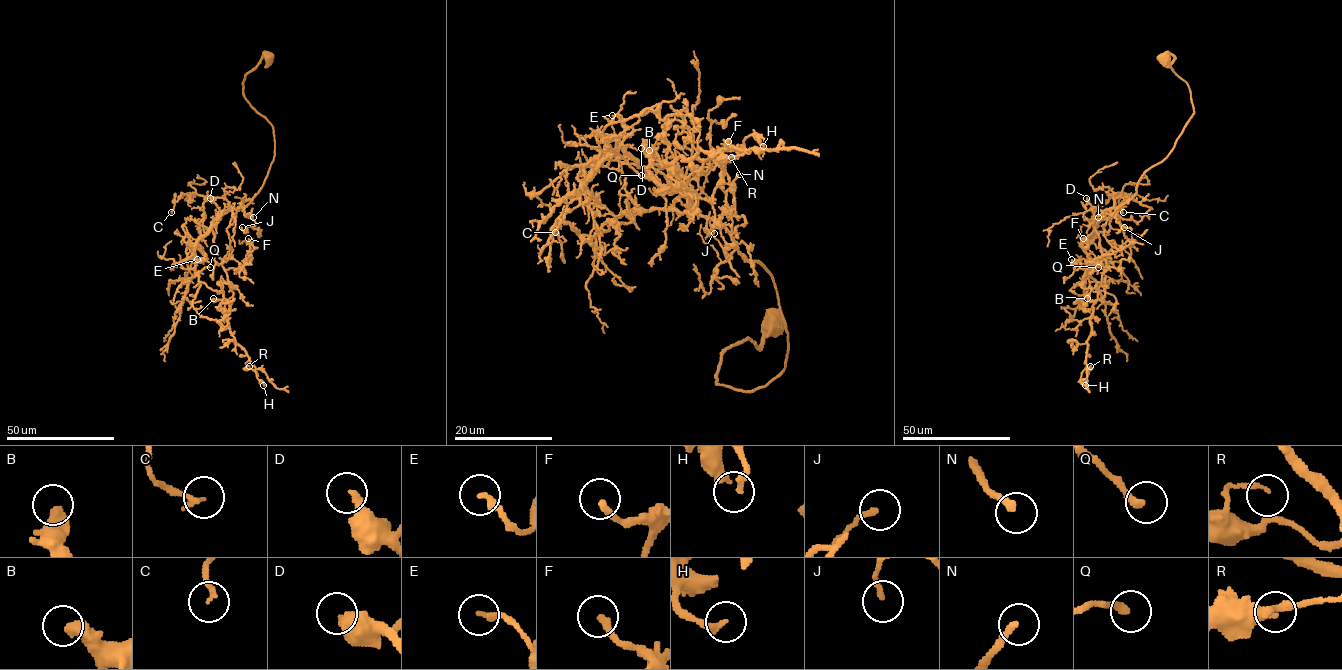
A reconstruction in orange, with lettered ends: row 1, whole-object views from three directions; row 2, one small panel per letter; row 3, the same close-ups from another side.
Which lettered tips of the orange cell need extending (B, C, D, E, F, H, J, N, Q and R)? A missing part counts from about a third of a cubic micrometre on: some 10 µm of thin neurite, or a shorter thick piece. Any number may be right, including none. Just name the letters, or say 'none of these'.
N

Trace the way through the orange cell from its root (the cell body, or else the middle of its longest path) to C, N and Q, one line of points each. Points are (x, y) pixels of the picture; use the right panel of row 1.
C: (1164, 58), (1173, 56), (1193, 113), (1132, 198), (1114, 208), (1114, 196), (1125, 194), (1123, 212)
N: (1164, 58), (1173, 56), (1171, 69), (1189, 87), (1193, 113), (1132, 198), (1115, 214), (1098, 217)
Q: (1164, 58), (1173, 56), (1193, 113), (1137, 193), (1083, 239), (1088, 274), (1098, 267)

